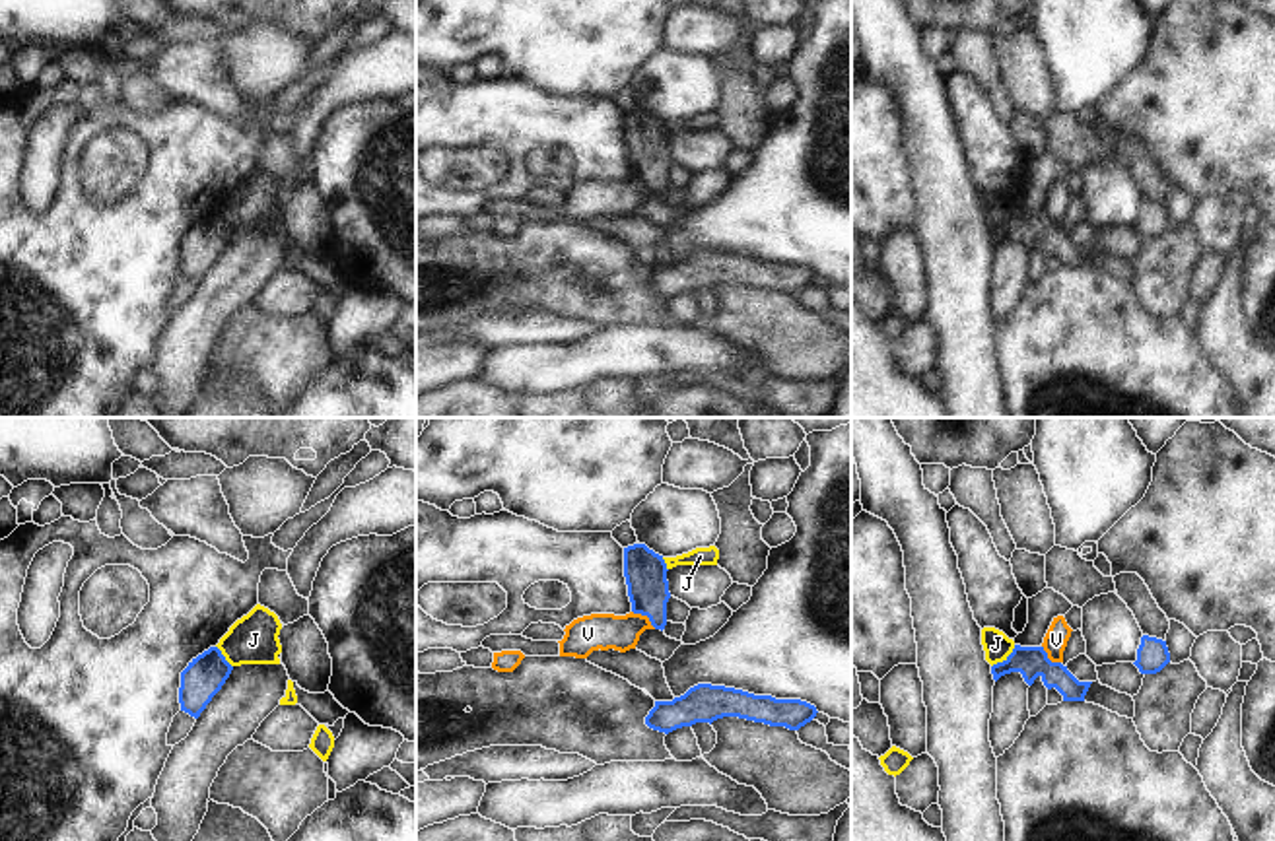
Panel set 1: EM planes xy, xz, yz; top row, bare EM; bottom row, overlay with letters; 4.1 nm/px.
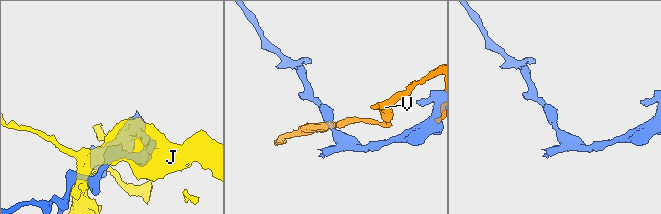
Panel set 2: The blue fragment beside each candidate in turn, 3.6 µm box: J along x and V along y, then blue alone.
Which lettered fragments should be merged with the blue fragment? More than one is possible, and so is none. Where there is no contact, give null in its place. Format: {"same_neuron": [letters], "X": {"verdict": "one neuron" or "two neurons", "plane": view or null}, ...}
{"same_neuron": [], "J": {"verdict": "two neurons", "plane": "yz"}, "V": {"verdict": "two neurons", "plane": "xz"}}

